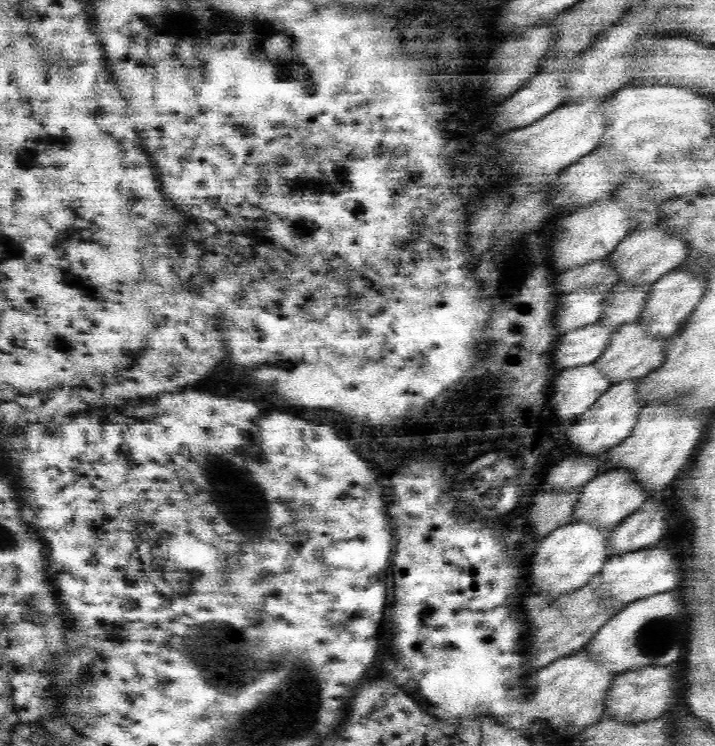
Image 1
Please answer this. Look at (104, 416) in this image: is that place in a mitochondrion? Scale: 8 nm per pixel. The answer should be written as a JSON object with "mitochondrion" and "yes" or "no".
{"mitochondrion":"no"}

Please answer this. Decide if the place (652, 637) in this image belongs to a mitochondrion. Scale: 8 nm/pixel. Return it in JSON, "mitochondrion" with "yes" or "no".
{"mitochondrion":"yes"}

